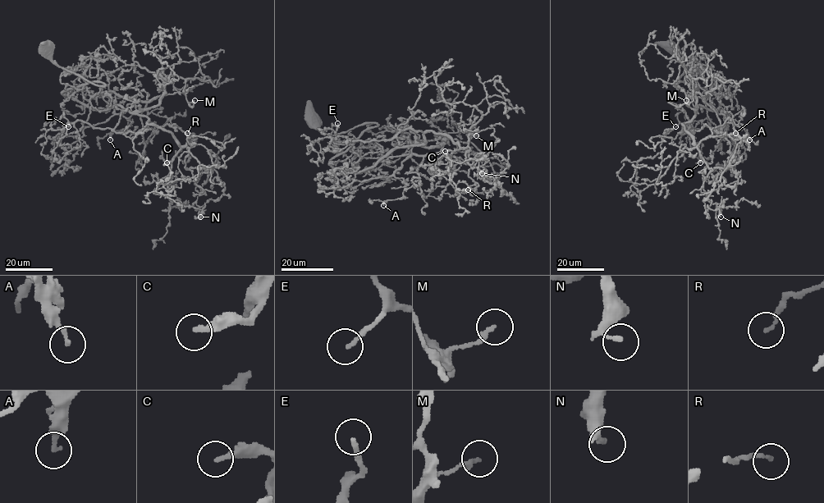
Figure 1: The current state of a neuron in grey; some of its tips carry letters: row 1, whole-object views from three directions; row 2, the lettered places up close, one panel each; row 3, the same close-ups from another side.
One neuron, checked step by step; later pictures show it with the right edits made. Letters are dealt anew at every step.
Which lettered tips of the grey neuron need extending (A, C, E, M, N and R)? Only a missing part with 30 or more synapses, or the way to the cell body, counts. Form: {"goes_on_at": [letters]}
{"goes_on_at": ["C", "E", "R"]}

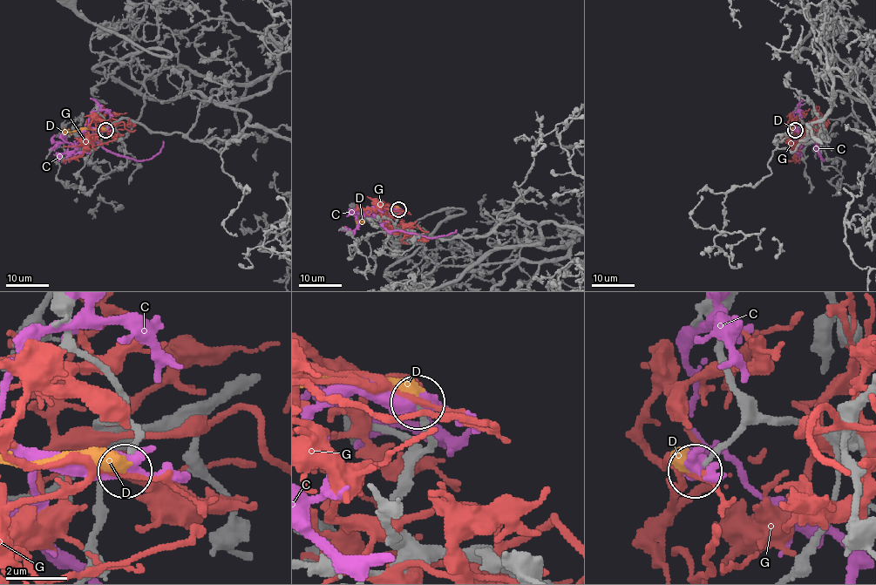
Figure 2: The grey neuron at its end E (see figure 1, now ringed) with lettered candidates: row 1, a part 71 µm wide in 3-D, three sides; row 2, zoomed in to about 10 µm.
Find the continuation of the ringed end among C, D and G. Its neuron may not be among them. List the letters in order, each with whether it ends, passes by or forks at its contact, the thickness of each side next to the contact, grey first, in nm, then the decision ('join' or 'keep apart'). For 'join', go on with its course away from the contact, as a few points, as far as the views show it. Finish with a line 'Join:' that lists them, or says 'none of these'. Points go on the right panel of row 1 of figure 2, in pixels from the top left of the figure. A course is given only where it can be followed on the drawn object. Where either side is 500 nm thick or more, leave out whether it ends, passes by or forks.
C: it passes by; 200 nm thick on the grey side, 460 nm on the other; keep apart
D: it ends there; 180 nm thick on the grey side, 460 nm on the other; join; it runs (794, 130), (808, 134)
G: it passes by; 180 nm thick on the grey side, 160 nm on the other; keep apart
Join: D

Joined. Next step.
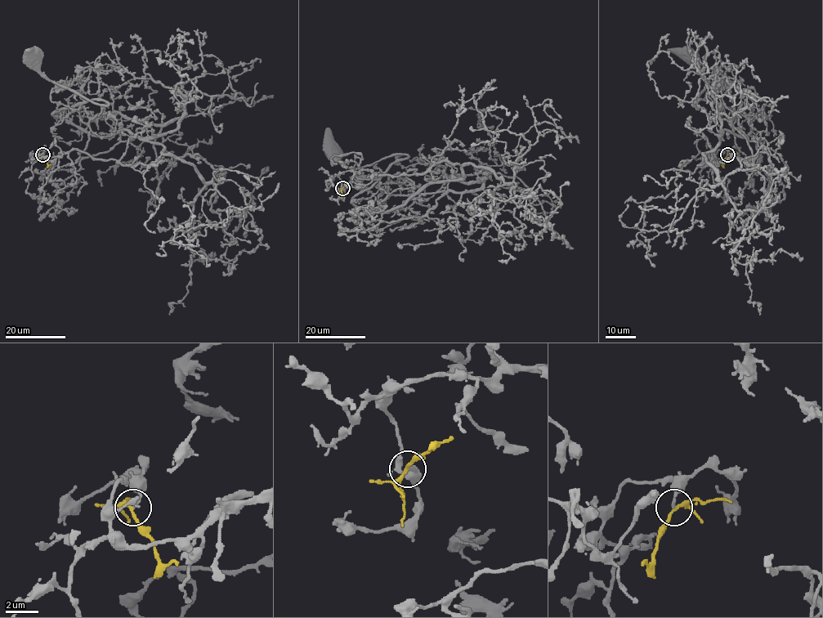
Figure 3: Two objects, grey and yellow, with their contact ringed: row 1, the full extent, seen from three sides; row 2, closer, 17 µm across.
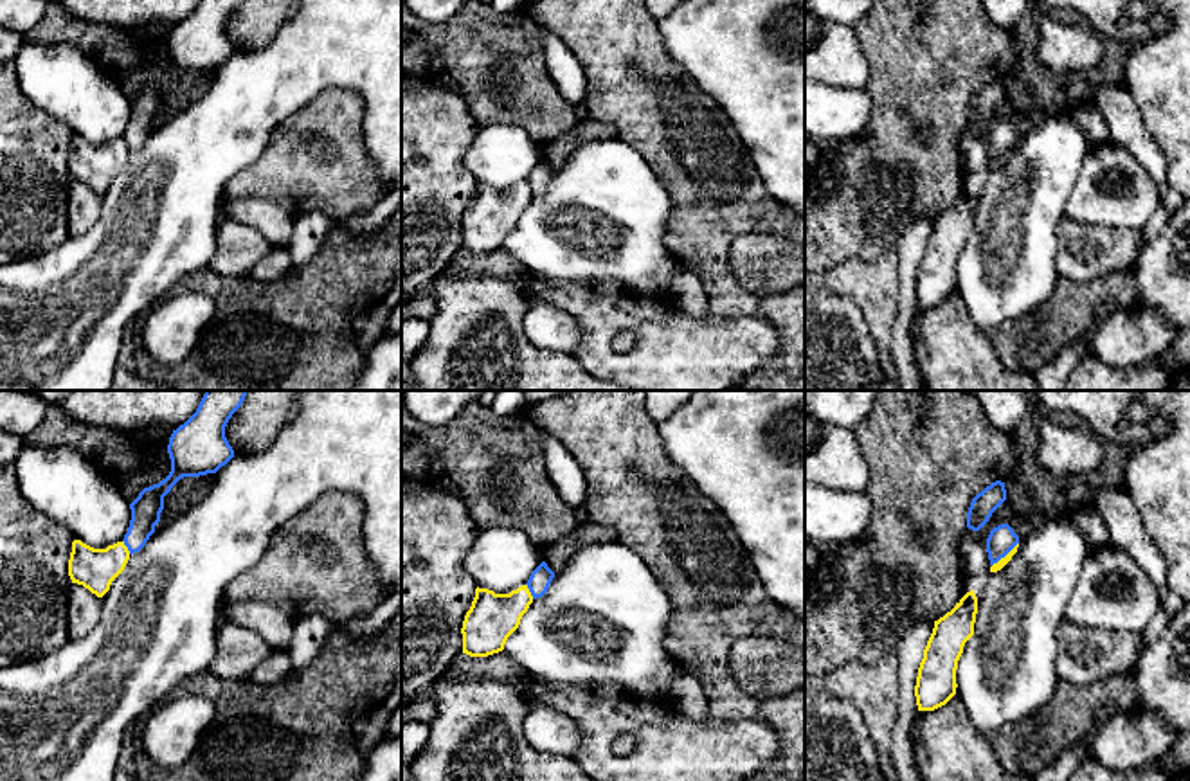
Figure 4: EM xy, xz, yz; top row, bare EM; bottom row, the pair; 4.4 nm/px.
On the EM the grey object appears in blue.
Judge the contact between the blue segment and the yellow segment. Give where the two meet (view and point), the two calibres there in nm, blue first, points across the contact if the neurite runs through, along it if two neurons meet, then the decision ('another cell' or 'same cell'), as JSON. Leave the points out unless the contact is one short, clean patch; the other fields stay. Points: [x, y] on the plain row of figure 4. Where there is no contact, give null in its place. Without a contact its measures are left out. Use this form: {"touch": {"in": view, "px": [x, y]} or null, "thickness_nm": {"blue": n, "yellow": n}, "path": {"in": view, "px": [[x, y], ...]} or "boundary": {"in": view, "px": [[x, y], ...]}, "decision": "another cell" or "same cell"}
{"touch": {"in": "yz", "px": [1005, 152]}, "thickness_nm": {"blue": 120, "yellow": 40}, "boundary": {"in": "yz", "px": [[1018, 139], [992, 162]]}, "decision": "another cell"}

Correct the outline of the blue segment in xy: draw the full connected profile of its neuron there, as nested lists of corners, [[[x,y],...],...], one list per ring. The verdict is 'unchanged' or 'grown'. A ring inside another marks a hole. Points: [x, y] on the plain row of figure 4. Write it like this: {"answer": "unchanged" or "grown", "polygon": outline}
{"answer": "unchanged", "polygon": [[[200,0],[196,9],[173,27],[167,41],[169,72],[158,81],[144,85],[130,101],[131,117],[122,137],[130,151],[139,149],[155,130],[164,94],[180,76],[216,70],[234,54],[225,23],[239,4],[241,0]]]}

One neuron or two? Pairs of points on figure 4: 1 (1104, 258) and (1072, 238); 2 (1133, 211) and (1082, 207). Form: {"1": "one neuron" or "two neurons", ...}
{"1": "one neuron", "2": "one neuron"}

